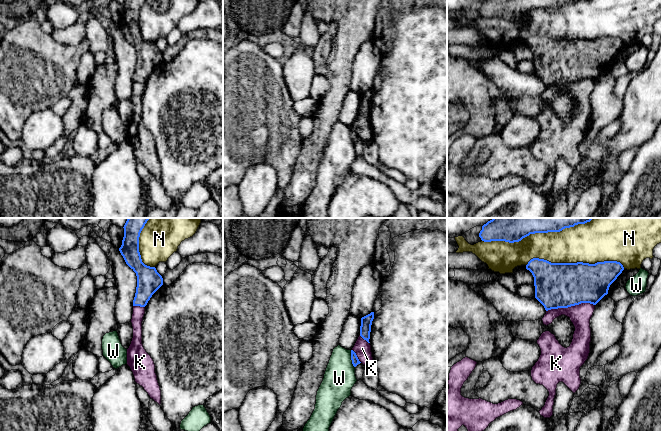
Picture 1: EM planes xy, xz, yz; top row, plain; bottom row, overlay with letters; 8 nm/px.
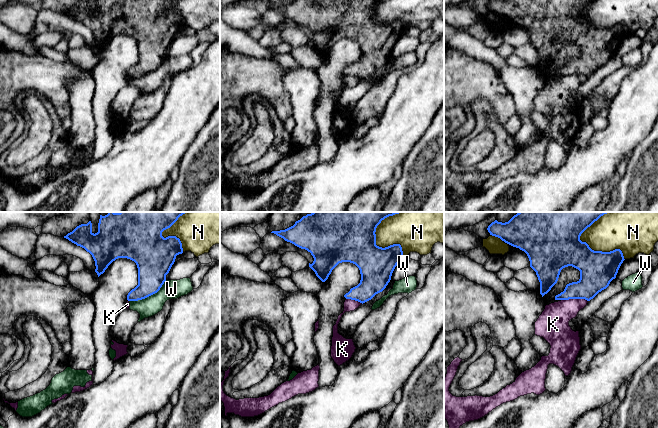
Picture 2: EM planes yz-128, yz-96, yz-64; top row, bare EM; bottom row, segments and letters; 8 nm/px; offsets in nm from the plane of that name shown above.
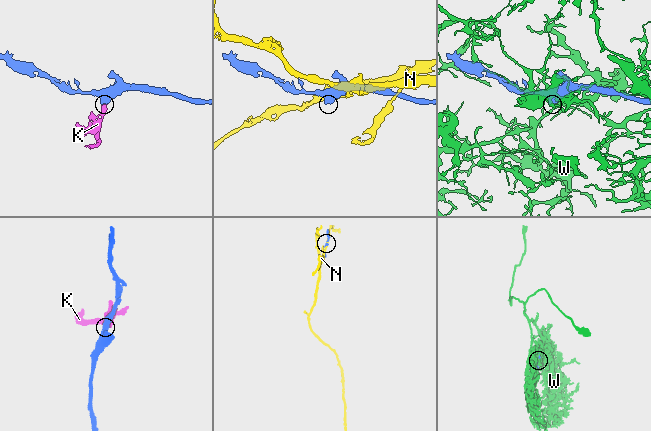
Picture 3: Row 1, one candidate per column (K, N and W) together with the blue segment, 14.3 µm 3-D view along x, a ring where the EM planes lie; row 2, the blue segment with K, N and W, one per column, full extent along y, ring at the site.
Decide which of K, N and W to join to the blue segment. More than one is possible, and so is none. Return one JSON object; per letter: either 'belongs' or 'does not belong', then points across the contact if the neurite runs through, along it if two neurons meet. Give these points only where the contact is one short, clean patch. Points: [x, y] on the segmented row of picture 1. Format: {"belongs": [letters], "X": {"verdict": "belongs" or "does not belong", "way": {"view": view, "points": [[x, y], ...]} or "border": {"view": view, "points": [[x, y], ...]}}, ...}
{"belongs": [], "K": {"verdict": "does not belong", "border": {"view": "yz", "points": [[594, 304], [579, 303], [567, 307], [551, 308], [546, 311]]}}, "N": {"verdict": "does not belong"}, "W": {"verdict": "does not belong"}}

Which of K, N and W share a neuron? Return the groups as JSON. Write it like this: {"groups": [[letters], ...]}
{"groups": [["K"], ["N"], ["W"]]}

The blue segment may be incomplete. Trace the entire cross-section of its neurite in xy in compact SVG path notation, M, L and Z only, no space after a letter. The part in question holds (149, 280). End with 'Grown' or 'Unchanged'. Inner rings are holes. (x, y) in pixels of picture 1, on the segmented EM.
M128 218L124 225L124 237L119 248L126 264L136 273L137 287L133 306L145 307L152 295L163 285L163 278L155 267L142 262L139 237L149 218Z. Unchanged

